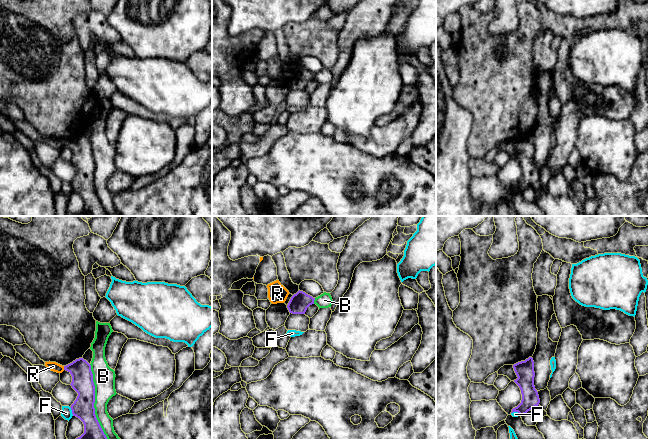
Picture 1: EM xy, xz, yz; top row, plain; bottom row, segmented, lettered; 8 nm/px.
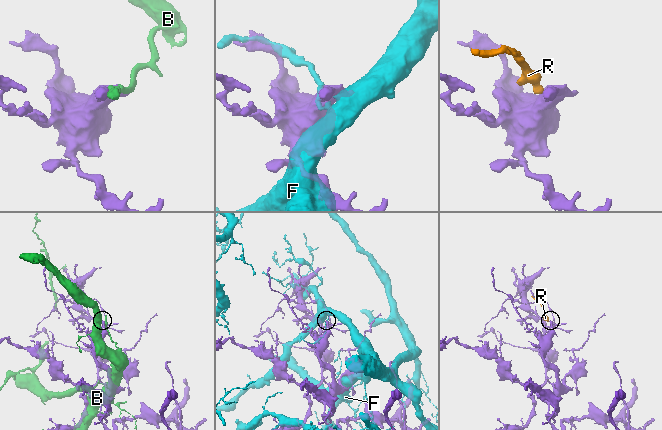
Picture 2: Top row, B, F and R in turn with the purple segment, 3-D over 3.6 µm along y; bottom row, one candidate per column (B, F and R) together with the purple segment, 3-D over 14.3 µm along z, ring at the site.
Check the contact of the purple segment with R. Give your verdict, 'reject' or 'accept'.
reject

